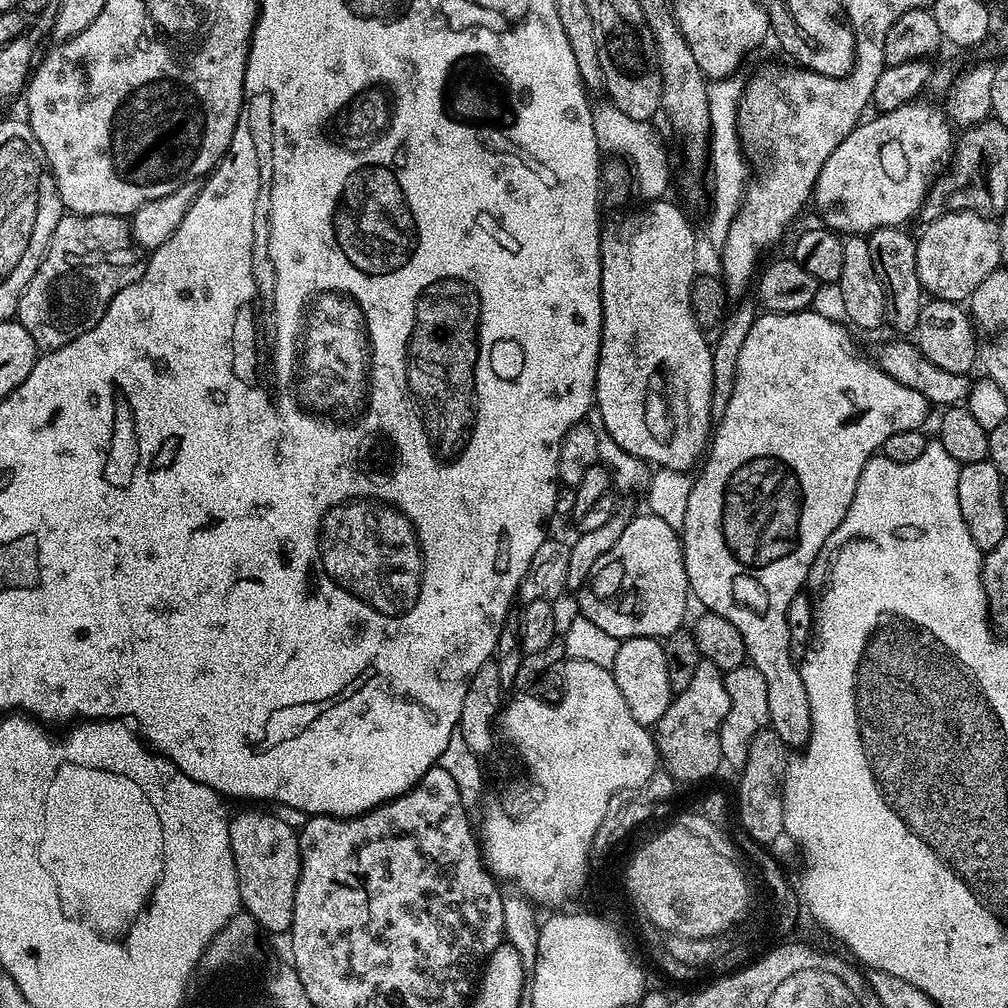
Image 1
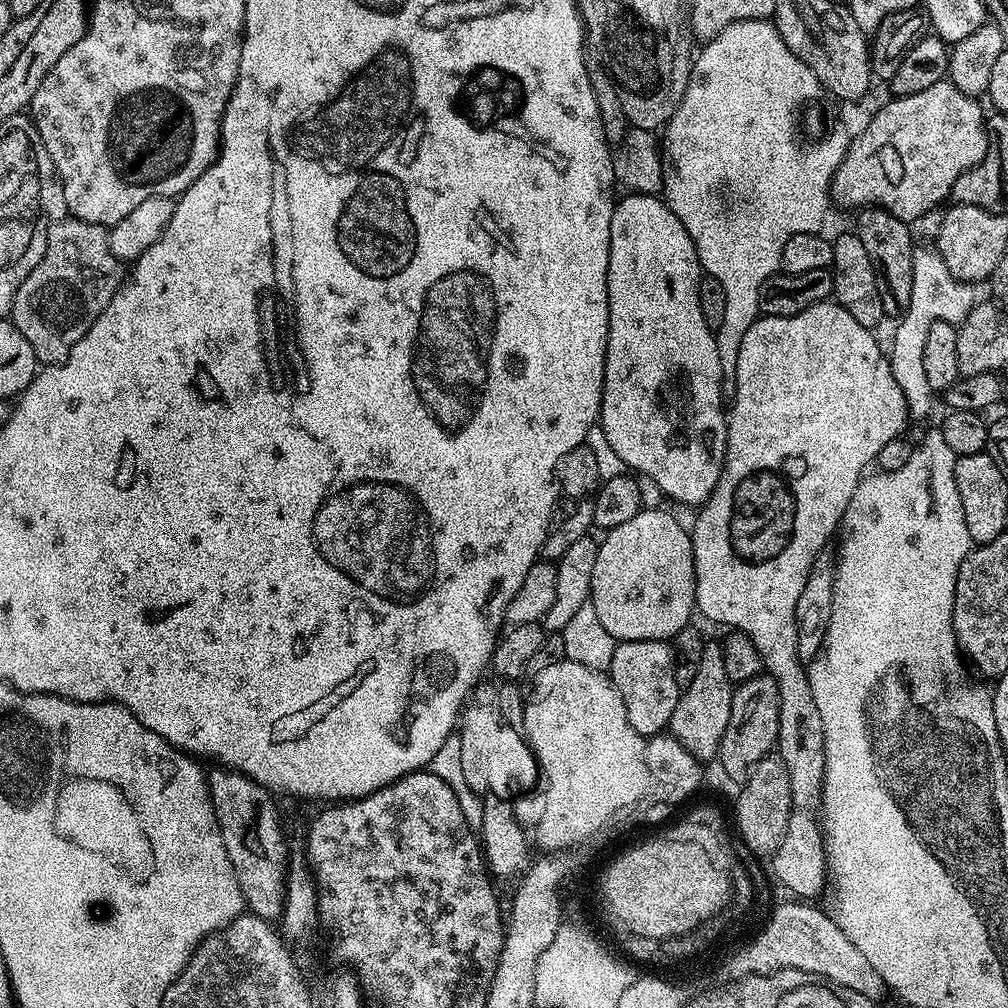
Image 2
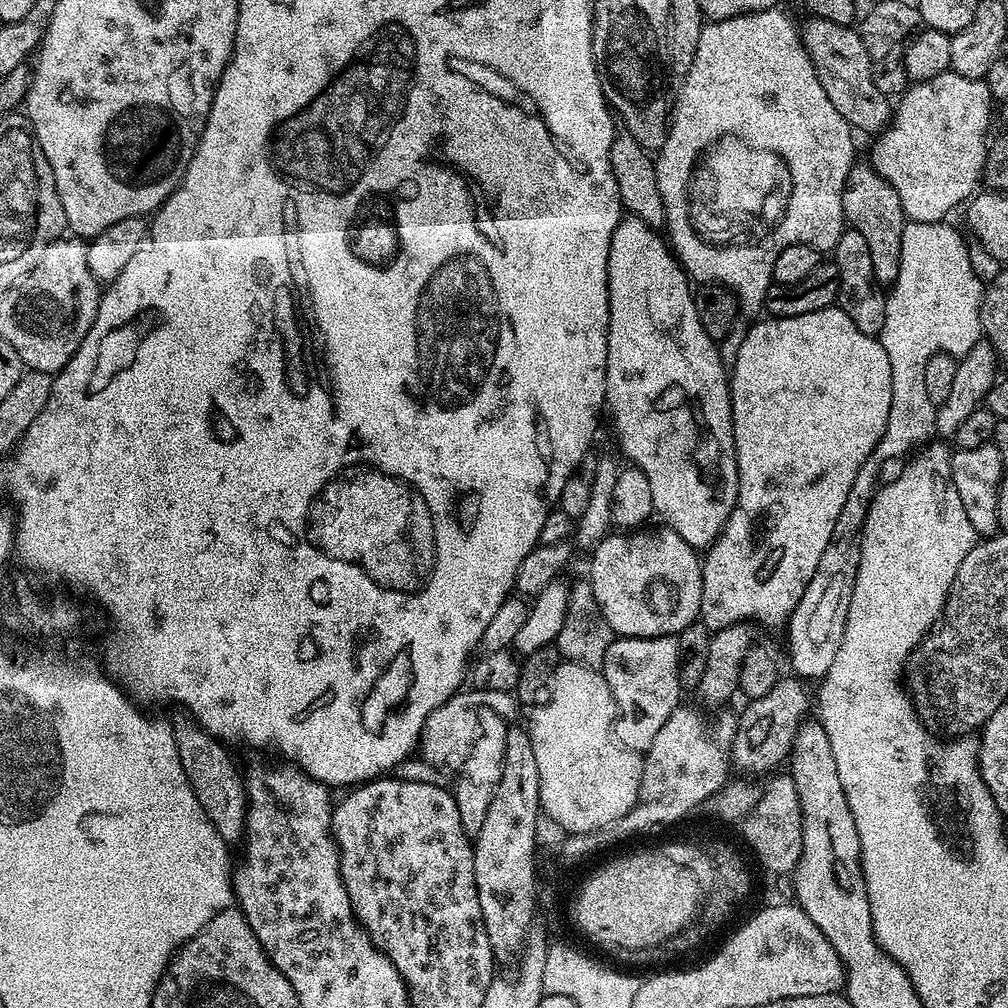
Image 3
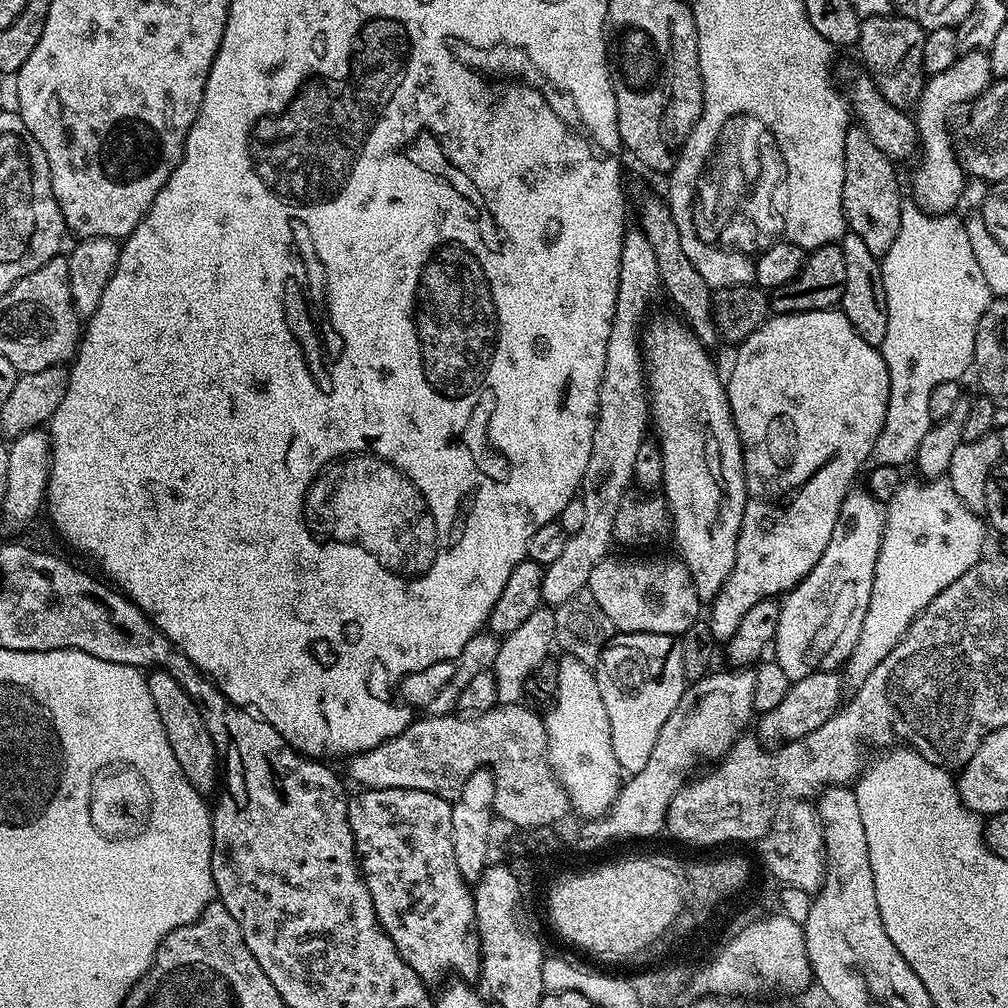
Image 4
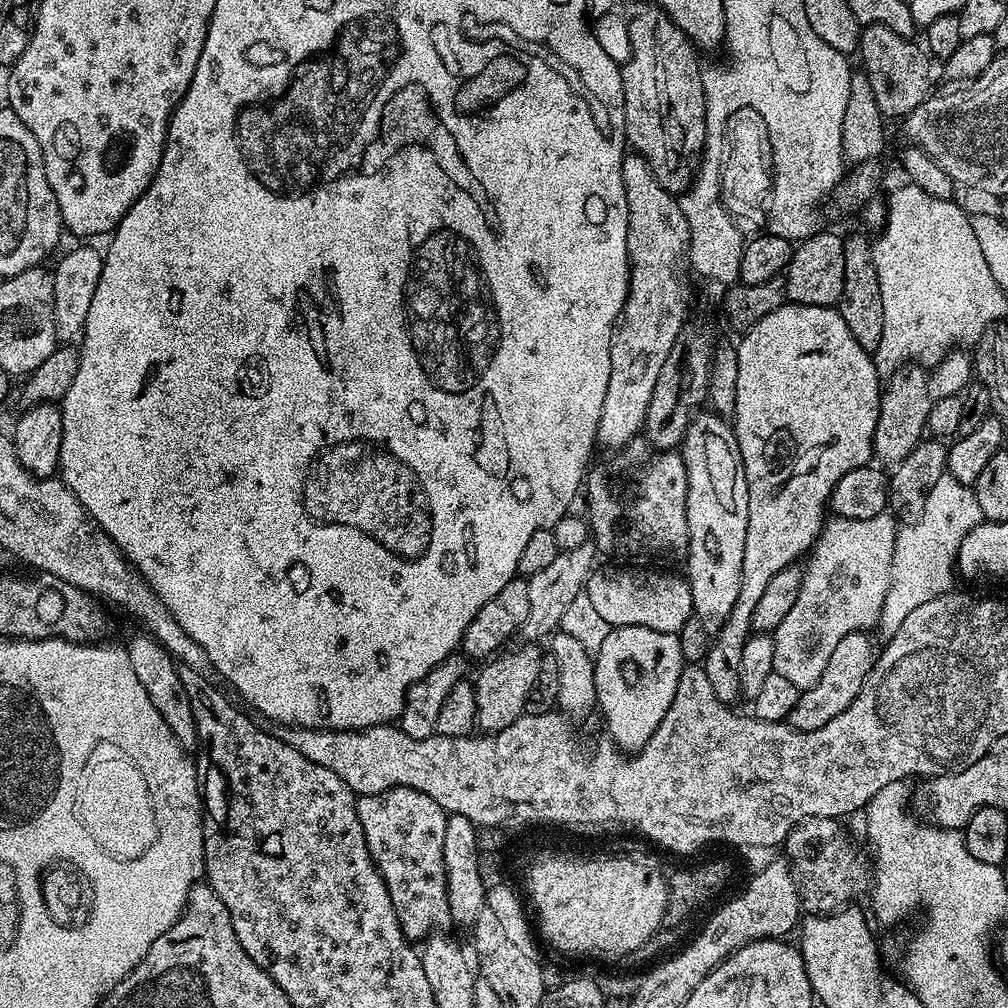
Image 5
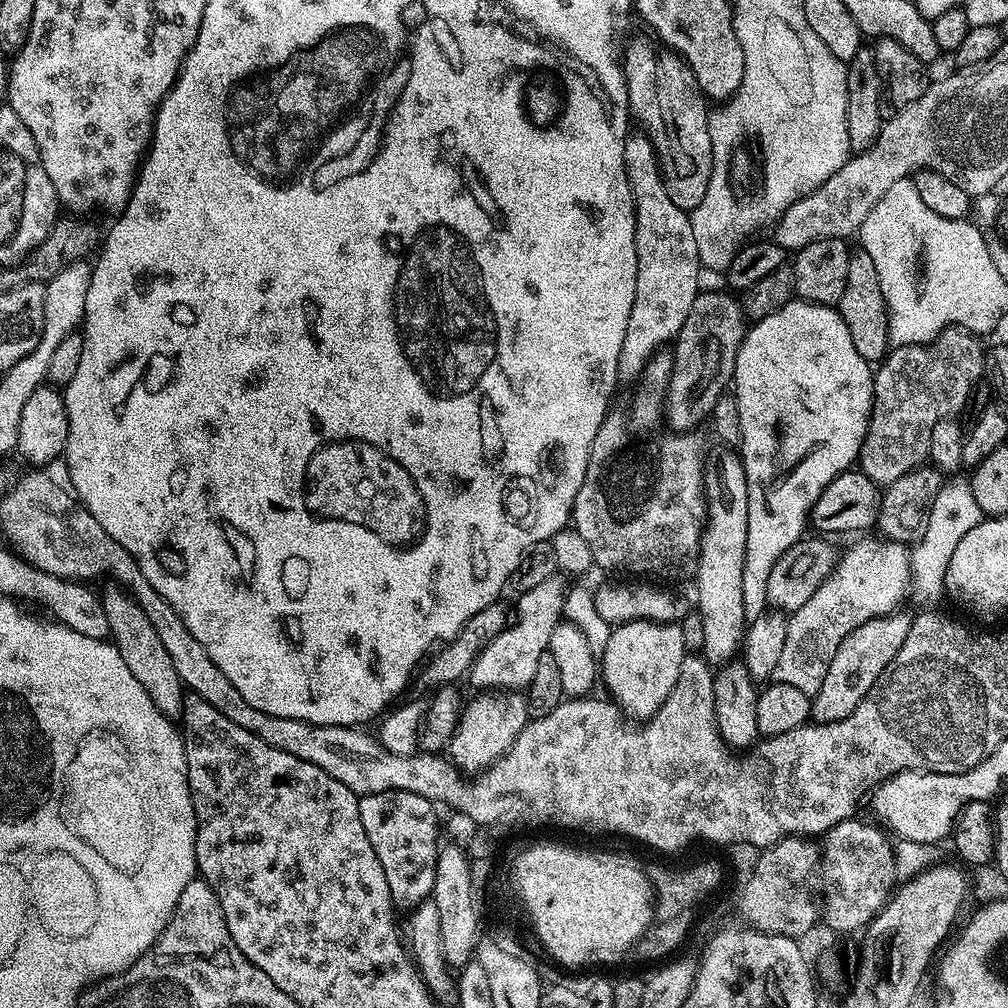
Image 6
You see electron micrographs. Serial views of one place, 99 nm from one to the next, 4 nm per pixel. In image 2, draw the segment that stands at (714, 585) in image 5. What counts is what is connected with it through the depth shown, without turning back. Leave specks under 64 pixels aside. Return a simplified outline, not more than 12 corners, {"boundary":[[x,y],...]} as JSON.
{"boundary":[[613,205],[598,425],[668,500],[728,441],[694,242]]}

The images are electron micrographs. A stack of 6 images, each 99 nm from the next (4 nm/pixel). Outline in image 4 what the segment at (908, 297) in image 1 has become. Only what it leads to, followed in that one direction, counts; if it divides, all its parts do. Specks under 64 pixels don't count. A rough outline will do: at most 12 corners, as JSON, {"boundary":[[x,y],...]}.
{"boundary":[[849,127],[842,210],[878,258],[900,229],[897,165]]}

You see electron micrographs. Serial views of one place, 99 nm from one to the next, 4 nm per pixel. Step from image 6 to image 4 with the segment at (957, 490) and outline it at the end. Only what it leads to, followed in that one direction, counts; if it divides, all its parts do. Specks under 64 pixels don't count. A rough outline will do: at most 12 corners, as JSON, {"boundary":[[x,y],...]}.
{"boundary":[[947,479],[887,501],[859,686],[914,618],[985,555]]}

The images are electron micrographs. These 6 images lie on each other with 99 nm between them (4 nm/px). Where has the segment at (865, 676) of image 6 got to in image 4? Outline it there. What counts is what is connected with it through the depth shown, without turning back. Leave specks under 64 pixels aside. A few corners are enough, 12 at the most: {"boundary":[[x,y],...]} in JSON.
{"boundary":[[825,670],[791,681],[759,717],[779,746],[814,734],[842,707],[845,681]]}

